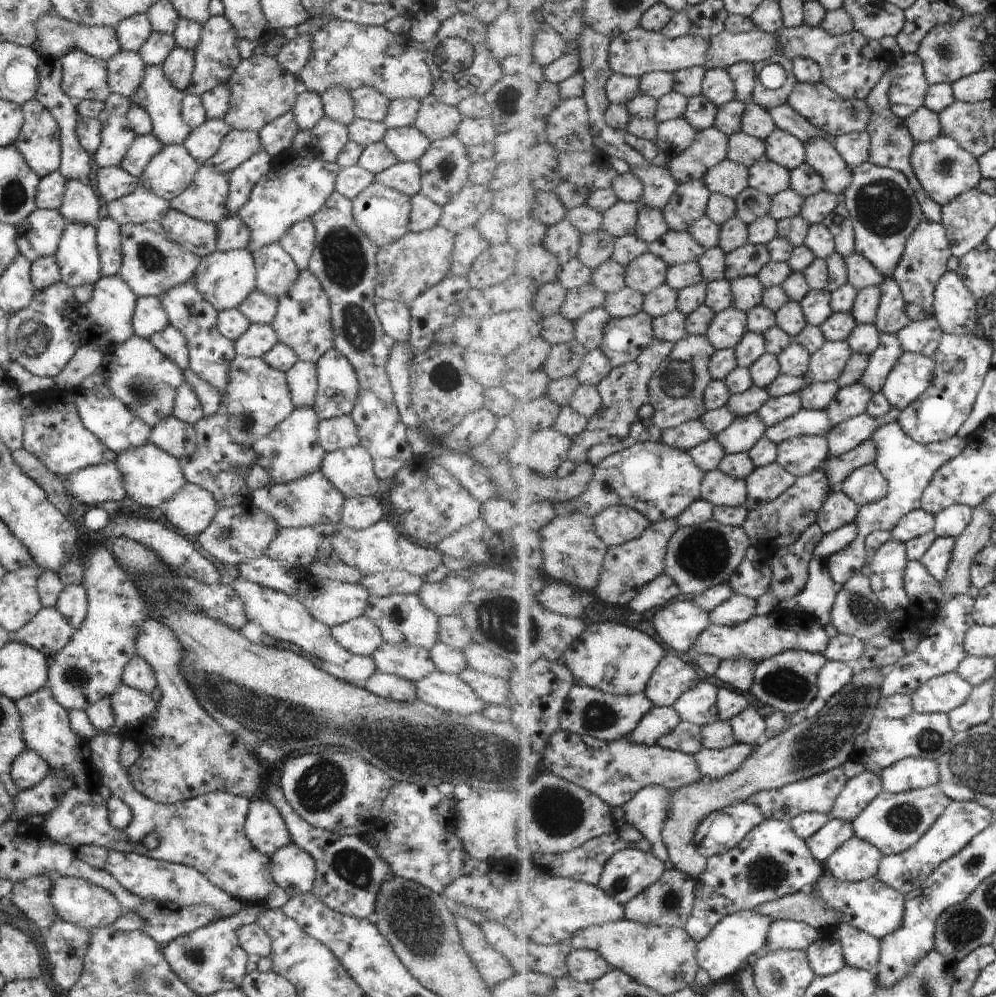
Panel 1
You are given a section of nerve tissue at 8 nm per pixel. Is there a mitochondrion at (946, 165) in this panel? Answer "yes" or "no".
yes

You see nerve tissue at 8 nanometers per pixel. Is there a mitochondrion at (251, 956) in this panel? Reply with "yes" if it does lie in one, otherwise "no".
no

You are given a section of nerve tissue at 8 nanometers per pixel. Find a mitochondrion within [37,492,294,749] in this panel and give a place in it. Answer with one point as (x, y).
(77, 677)

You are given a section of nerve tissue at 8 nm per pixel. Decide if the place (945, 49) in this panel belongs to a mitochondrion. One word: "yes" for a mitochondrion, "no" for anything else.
yes

